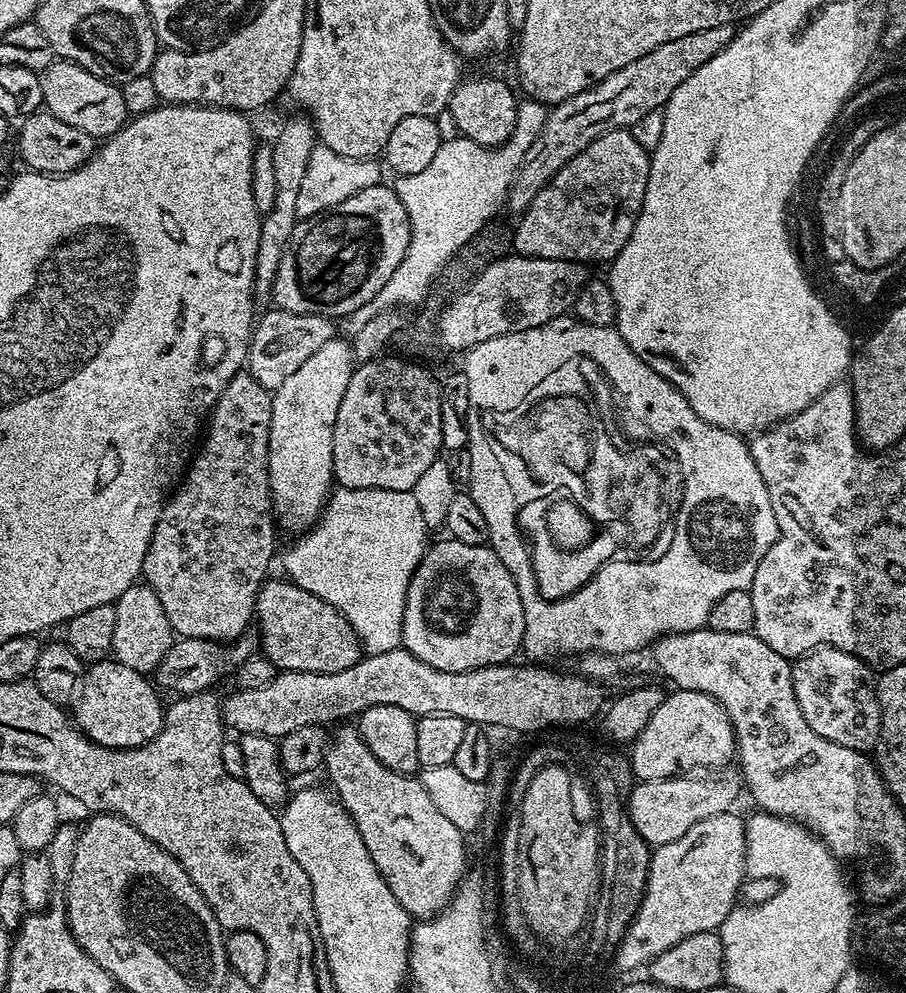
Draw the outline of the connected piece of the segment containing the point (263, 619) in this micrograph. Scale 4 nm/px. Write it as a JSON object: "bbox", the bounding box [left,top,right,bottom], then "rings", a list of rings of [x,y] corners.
{"bbox":[255,578,362,674],"rings":[[[269,578],[264,581],[256,599],[255,623],[260,623],[259,643],[262,654],[280,672],[309,672],[310,674],[338,674],[338,670],[346,670],[354,666],[362,658],[362,649],[358,634],[346,622],[346,618],[322,598],[310,594],[310,590],[302,590],[287,578],[275,580]]]}

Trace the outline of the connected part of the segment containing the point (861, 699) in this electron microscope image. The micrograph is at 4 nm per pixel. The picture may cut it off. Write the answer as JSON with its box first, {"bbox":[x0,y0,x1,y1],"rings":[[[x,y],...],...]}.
{"bbox":[792,648,880,754],"rings":[[[816,648],[792,664],[794,698],[798,698],[798,710],[802,710],[802,718],[806,718],[810,730],[830,742],[838,742],[838,746],[865,754],[871,753],[880,741],[877,683],[869,665],[837,648]]]}

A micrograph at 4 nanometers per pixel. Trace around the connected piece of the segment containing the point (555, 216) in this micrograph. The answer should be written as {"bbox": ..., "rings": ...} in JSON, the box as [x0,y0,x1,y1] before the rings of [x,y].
{"bbox":[511,128,650,262],"rings":[[[615,128],[602,134],[582,154],[570,158],[558,174],[530,202],[530,206],[519,217],[516,232],[511,233],[513,249],[521,256],[530,258],[550,258],[551,260],[604,260],[611,262],[626,246],[634,230],[634,222],[642,210],[646,194],[646,182],[650,174],[648,161],[650,153],[638,142],[634,142],[631,131],[626,128]]]}

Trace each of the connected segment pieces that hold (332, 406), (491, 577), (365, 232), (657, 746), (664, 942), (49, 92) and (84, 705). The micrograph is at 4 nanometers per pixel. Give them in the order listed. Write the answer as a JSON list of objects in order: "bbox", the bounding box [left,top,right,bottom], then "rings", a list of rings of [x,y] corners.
[{"bbox":[268,338,354,534],"rings":[[[333,338],[314,350],[282,386],[272,392],[268,477],[272,511],[281,529],[303,534],[320,519],[334,491],[334,422],[352,377],[354,357],[347,339]]]},{"bbox":[402,538,526,672],"rings":[[[451,538],[443,539],[438,541],[437,544],[436,541],[429,543],[427,550],[424,552],[424,557],[420,559],[414,574],[410,578],[410,586],[406,590],[406,610],[402,620],[402,638],[404,639],[402,647],[410,654],[414,654],[414,658],[426,662],[426,666],[434,666],[434,670],[446,670],[447,672],[469,672],[486,666],[509,663],[513,659],[512,655],[516,651],[518,653],[521,651],[524,642],[524,631],[526,630],[522,598],[518,594],[518,586],[514,582],[510,570],[506,570],[506,566],[502,566],[502,558],[498,558],[498,554],[491,546],[482,544],[466,546],[466,542],[458,542]]]},{"bbox":[271,182,412,318],"rings":[[[381,182],[358,190],[329,212],[303,217],[297,223],[288,239],[284,258],[278,262],[278,274],[272,287],[271,303],[279,311],[343,318],[358,310],[358,306],[366,306],[366,302],[370,302],[370,298],[374,298],[374,294],[378,294],[378,290],[390,282],[390,274],[394,274],[402,258],[406,258],[412,231],[406,206],[402,206],[395,187],[388,185],[387,188],[386,184]]]},{"bbox":[630,690,737,781],"rings":[[[676,690],[665,695],[658,710],[654,710],[645,728],[630,744],[632,775],[637,781],[668,780],[672,776],[691,773],[691,768],[720,768],[728,759],[737,755],[736,731],[732,729],[726,710],[714,698],[701,692]]]},{"bbox":[614,811,747,972],"rings":[[[733,811],[716,814],[711,818],[695,823],[674,842],[657,845],[652,852],[648,864],[647,889],[644,892],[642,906],[635,915],[620,942],[614,957],[614,964],[624,972],[632,972],[635,968],[651,965],[658,954],[670,950],[687,936],[698,933],[717,931],[732,912],[740,898],[740,887],[746,878],[747,869],[747,825]]]},{"bbox":[40,59,130,138],"rings":[[[53,59],[49,68],[40,73],[42,82],[43,107],[54,118],[75,126],[78,130],[86,130],[93,138],[107,138],[118,129],[123,128],[130,119],[128,104],[119,87],[111,80],[103,80],[90,70],[78,66],[69,60]]]},{"bbox":[74,658,165,748],"rings":[[[115,658],[100,660],[83,673],[74,700],[74,723],[93,744],[107,748],[141,748],[164,728],[165,705],[160,704],[159,695],[145,673],[130,670],[130,666],[122,666]]]}]

